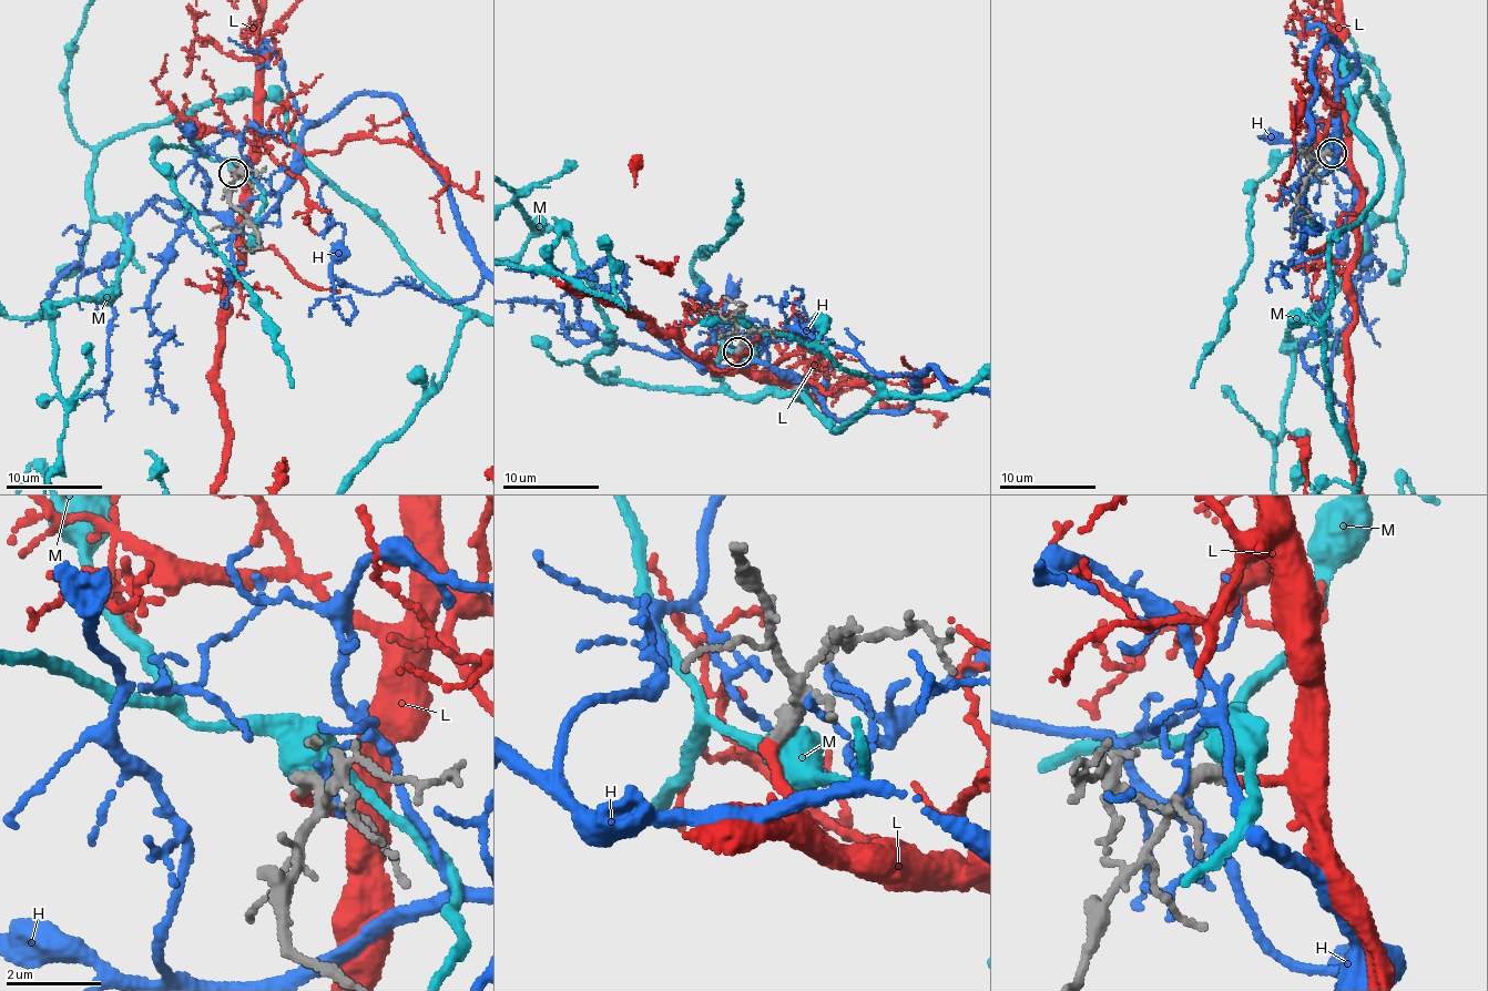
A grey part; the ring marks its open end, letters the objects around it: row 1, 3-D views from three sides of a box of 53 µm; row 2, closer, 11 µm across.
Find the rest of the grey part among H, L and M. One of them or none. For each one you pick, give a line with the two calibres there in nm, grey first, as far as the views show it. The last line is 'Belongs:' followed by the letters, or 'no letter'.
L: calibres 360 and 240 nm
Belongs: L

